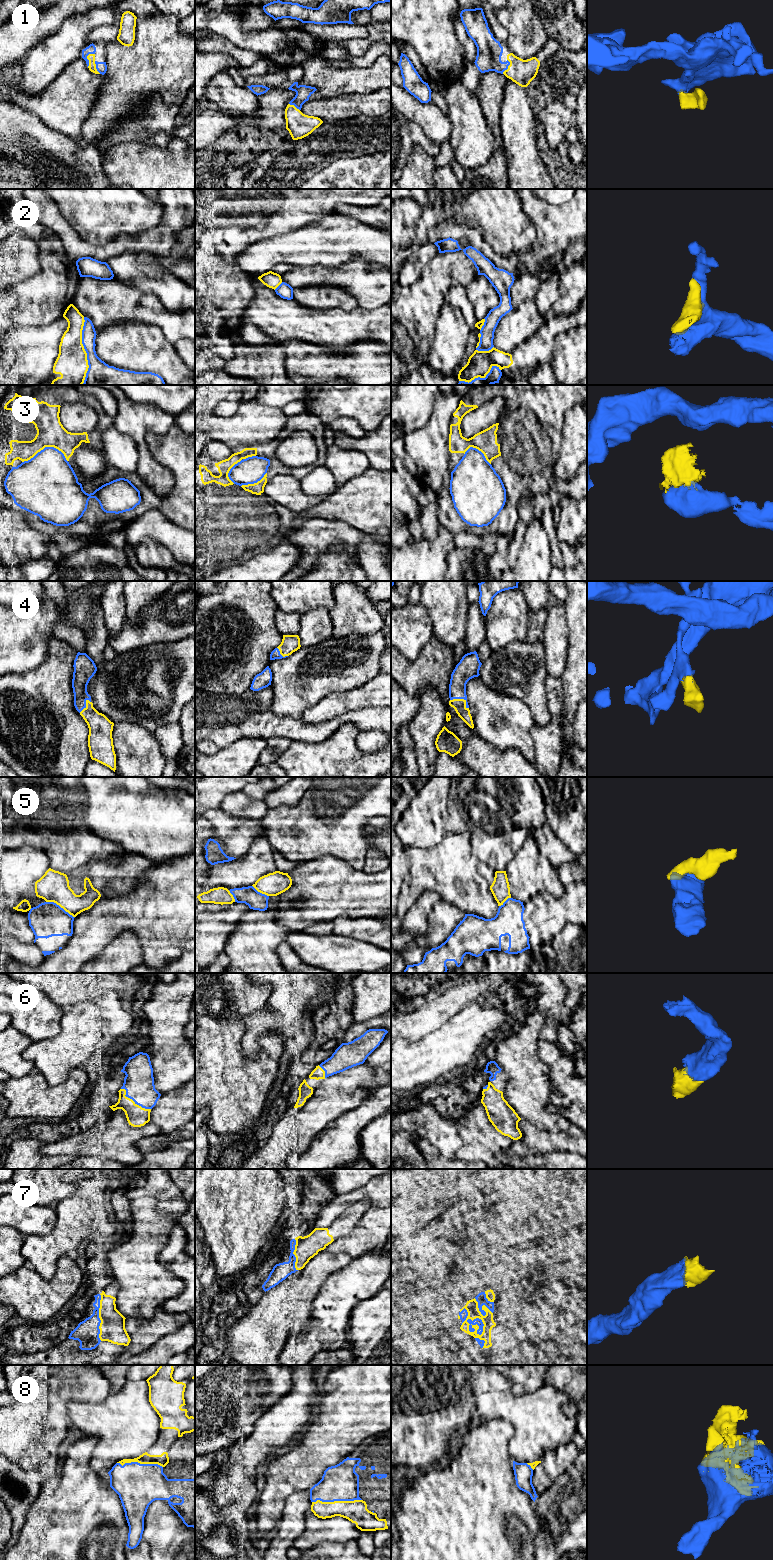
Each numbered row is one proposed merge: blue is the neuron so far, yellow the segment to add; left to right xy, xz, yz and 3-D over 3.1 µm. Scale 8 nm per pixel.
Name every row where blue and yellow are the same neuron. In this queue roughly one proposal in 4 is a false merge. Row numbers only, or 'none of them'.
1, 3, 4, 6, 7, 8

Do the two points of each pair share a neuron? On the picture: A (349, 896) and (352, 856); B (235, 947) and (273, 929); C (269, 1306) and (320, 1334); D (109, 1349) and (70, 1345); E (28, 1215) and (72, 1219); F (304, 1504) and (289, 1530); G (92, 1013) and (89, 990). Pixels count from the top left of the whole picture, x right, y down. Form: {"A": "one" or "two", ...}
{"A": "two", "B": "one", "C": "two", "D": "one", "E": "two", "F": "one", "G": "two"}

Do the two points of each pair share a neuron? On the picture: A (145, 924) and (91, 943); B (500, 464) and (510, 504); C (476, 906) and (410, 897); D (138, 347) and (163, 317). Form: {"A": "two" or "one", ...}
{"A": "one", "B": "one", "C": "one", "D": "two"}

